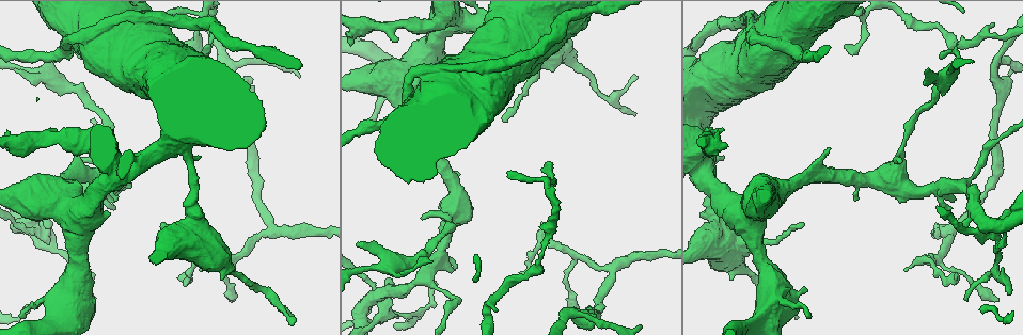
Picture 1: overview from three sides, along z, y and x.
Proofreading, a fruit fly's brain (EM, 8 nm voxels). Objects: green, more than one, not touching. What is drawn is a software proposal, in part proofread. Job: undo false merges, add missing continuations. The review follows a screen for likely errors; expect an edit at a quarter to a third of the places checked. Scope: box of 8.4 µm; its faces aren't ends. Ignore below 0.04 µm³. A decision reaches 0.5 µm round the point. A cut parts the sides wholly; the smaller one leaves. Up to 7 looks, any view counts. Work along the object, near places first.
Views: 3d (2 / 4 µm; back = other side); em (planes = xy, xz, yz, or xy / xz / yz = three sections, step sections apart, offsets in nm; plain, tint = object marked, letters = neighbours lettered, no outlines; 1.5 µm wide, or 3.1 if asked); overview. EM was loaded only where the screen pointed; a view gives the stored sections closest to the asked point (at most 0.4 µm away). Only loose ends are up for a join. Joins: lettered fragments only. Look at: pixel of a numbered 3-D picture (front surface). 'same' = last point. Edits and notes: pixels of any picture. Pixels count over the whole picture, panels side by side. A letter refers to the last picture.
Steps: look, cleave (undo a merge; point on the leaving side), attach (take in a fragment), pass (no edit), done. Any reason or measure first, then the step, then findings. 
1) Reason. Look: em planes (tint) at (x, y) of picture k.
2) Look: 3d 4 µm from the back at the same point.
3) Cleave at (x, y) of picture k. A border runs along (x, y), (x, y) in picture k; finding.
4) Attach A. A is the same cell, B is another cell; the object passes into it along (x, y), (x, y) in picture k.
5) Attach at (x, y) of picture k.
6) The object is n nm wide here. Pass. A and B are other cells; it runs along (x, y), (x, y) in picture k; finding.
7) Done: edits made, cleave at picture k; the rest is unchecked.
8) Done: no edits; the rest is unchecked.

An open end. Look: em planes (letters) at (96, 298) of picture 1.

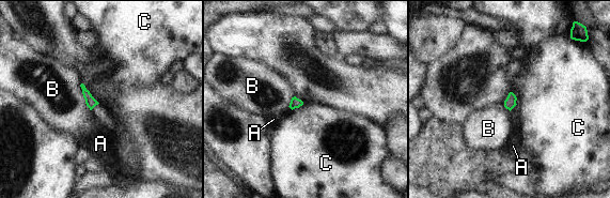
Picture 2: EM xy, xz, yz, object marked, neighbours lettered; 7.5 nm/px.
Pass. A, B and C are other cells; a border runs along (510, 91), (515, 95), (517, 104) in picture 2; none of them fits.

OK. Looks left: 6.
Free end. Look: em xz step 8 (letters) at (954, 272) of picture 1.

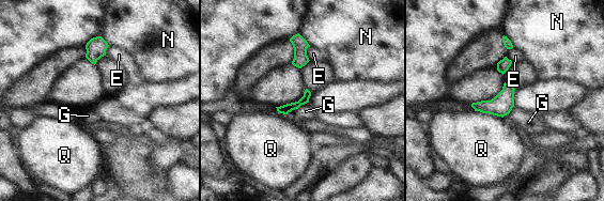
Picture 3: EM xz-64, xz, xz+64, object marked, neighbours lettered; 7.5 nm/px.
Cut it another way. Look: em yz step 4 (letters) at the same point.

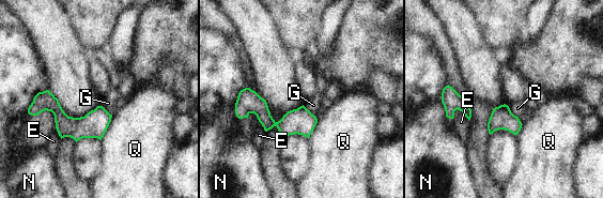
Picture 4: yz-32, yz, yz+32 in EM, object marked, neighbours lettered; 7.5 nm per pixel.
Pass. E, G, N and Q are other cells; it runs along (237, 107), (256, 107), (272, 123), (313, 122) in picture 4; no lettered fragment goes on from it.

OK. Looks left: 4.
A narrow waist. Look: 3d 4 µm at (938, 27) of picture 1.

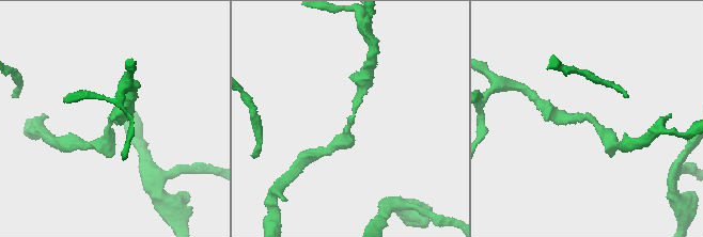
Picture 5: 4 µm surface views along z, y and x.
The arms are 200, 280 nm wide; need the tissue. Look: em yz step 8 (tint) at (352, 121) of picture 5.

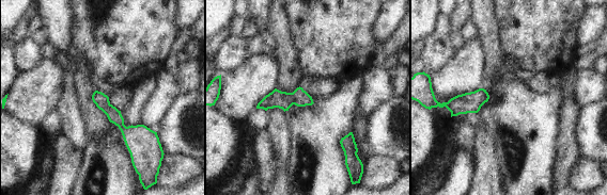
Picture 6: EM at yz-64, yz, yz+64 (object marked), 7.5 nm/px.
Look: em xz step 8 (letters) at the same point.

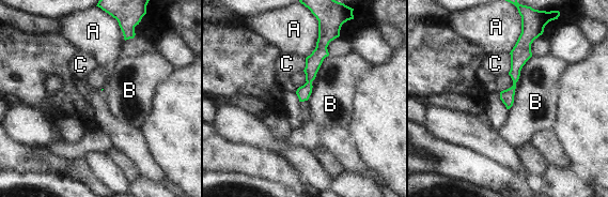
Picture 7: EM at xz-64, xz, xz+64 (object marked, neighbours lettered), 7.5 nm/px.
Pass. A, B and C are other cells; a border runs along (532, 56), (520, 71), (509, 109) in picture 7; all the same neuron.

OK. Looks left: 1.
Done: no edits; the rest is unchecked.

